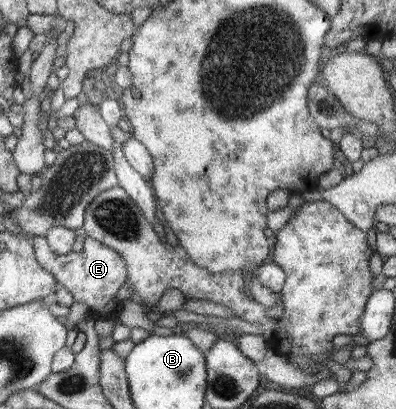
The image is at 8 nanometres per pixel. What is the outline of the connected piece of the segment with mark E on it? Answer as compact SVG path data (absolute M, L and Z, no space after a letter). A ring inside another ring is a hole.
M85 236L84 245L79 252L70 251L68 254L54 254L45 242L45 237L30 239L38 265L49 272L55 282L69 290L73 303L85 303L88 312L93 318L100 317L113 319L118 316L118 301L115 299L116 291L120 286L126 285L126 264L120 254L106 248L100 242Z

